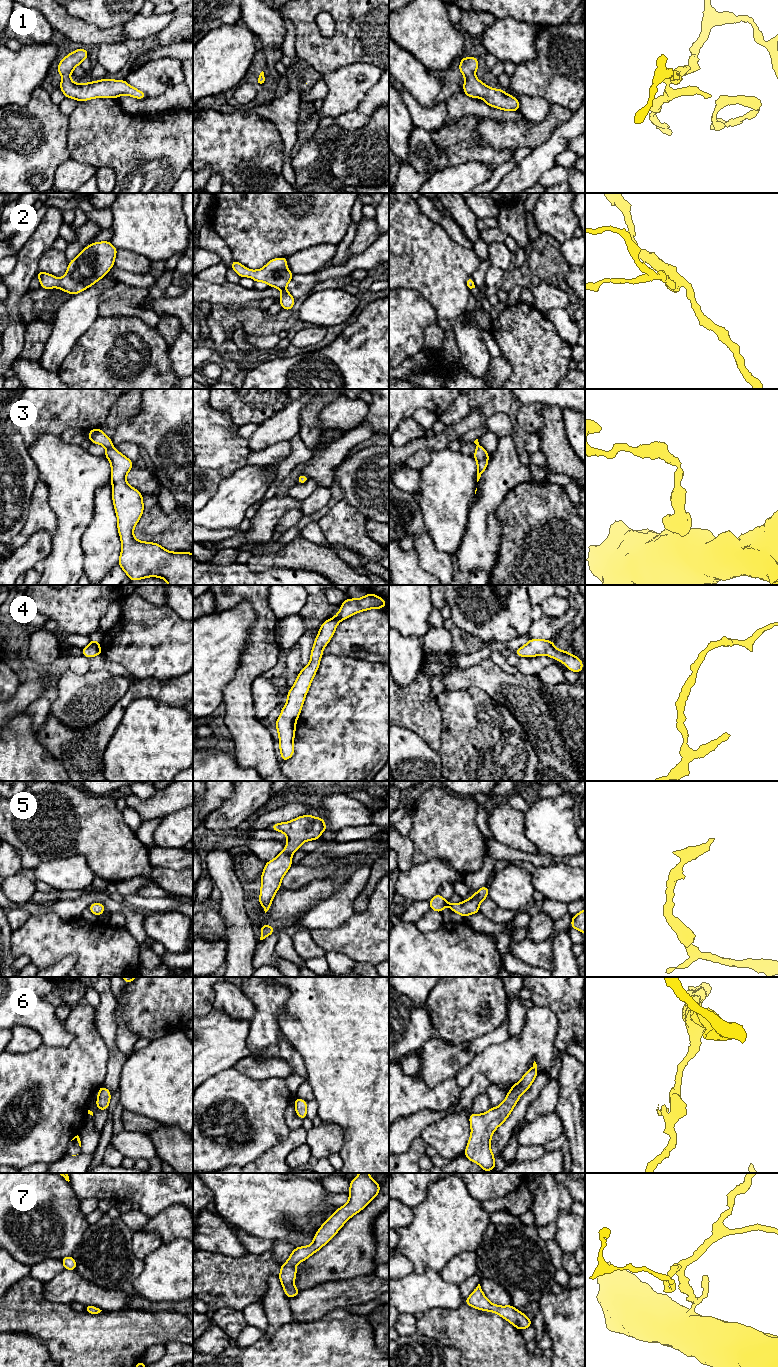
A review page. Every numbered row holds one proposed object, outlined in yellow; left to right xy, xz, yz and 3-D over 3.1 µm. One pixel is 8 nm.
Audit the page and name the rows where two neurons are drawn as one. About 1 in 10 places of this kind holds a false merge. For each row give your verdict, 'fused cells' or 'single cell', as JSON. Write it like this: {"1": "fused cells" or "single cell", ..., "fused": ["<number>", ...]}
{"1": "single cell", "2": "single cell", "3": "single cell", "4": "single cell", "5": "single cell", "6": "single cell", "7": "single cell", "fused": []}

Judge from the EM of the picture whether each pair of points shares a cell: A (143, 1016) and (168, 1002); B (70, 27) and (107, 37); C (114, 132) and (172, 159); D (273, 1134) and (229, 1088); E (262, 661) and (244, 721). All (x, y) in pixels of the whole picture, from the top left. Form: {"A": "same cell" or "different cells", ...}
{"A": "same cell", "B": "same cell", "C": "same cell", "D": "same cell", "E": "same cell"}

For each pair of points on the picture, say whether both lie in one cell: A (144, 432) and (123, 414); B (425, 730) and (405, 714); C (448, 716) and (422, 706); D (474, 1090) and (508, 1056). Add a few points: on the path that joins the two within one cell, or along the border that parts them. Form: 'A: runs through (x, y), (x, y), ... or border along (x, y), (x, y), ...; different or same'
A: border along (141, 399), (140, 410), (134, 416), (114, 428); different
B: runs through (420, 725), (410, 715); same
C: border along (436, 701), (440, 710), (440, 737); different
D: border along (492, 1082), (484, 1074), (476, 1073), (465, 1088); different

